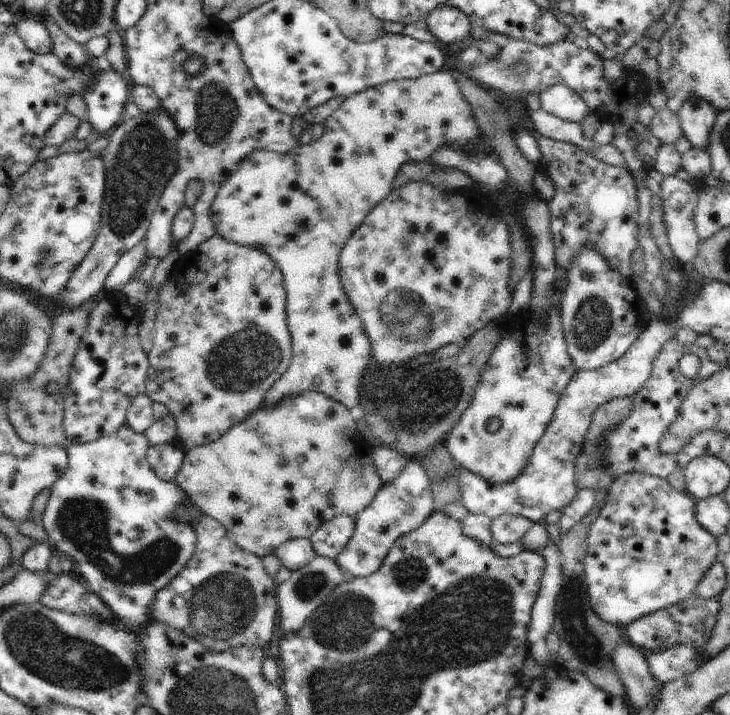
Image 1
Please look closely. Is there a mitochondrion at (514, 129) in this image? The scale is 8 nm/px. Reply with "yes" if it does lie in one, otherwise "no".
no

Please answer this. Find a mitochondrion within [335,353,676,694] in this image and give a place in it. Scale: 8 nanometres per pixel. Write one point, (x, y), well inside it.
(475, 618)

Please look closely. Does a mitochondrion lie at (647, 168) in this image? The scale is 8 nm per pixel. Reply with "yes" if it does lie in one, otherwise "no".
no

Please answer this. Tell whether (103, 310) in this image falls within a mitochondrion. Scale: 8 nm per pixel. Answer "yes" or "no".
no

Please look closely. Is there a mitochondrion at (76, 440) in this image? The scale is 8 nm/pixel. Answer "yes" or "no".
no

